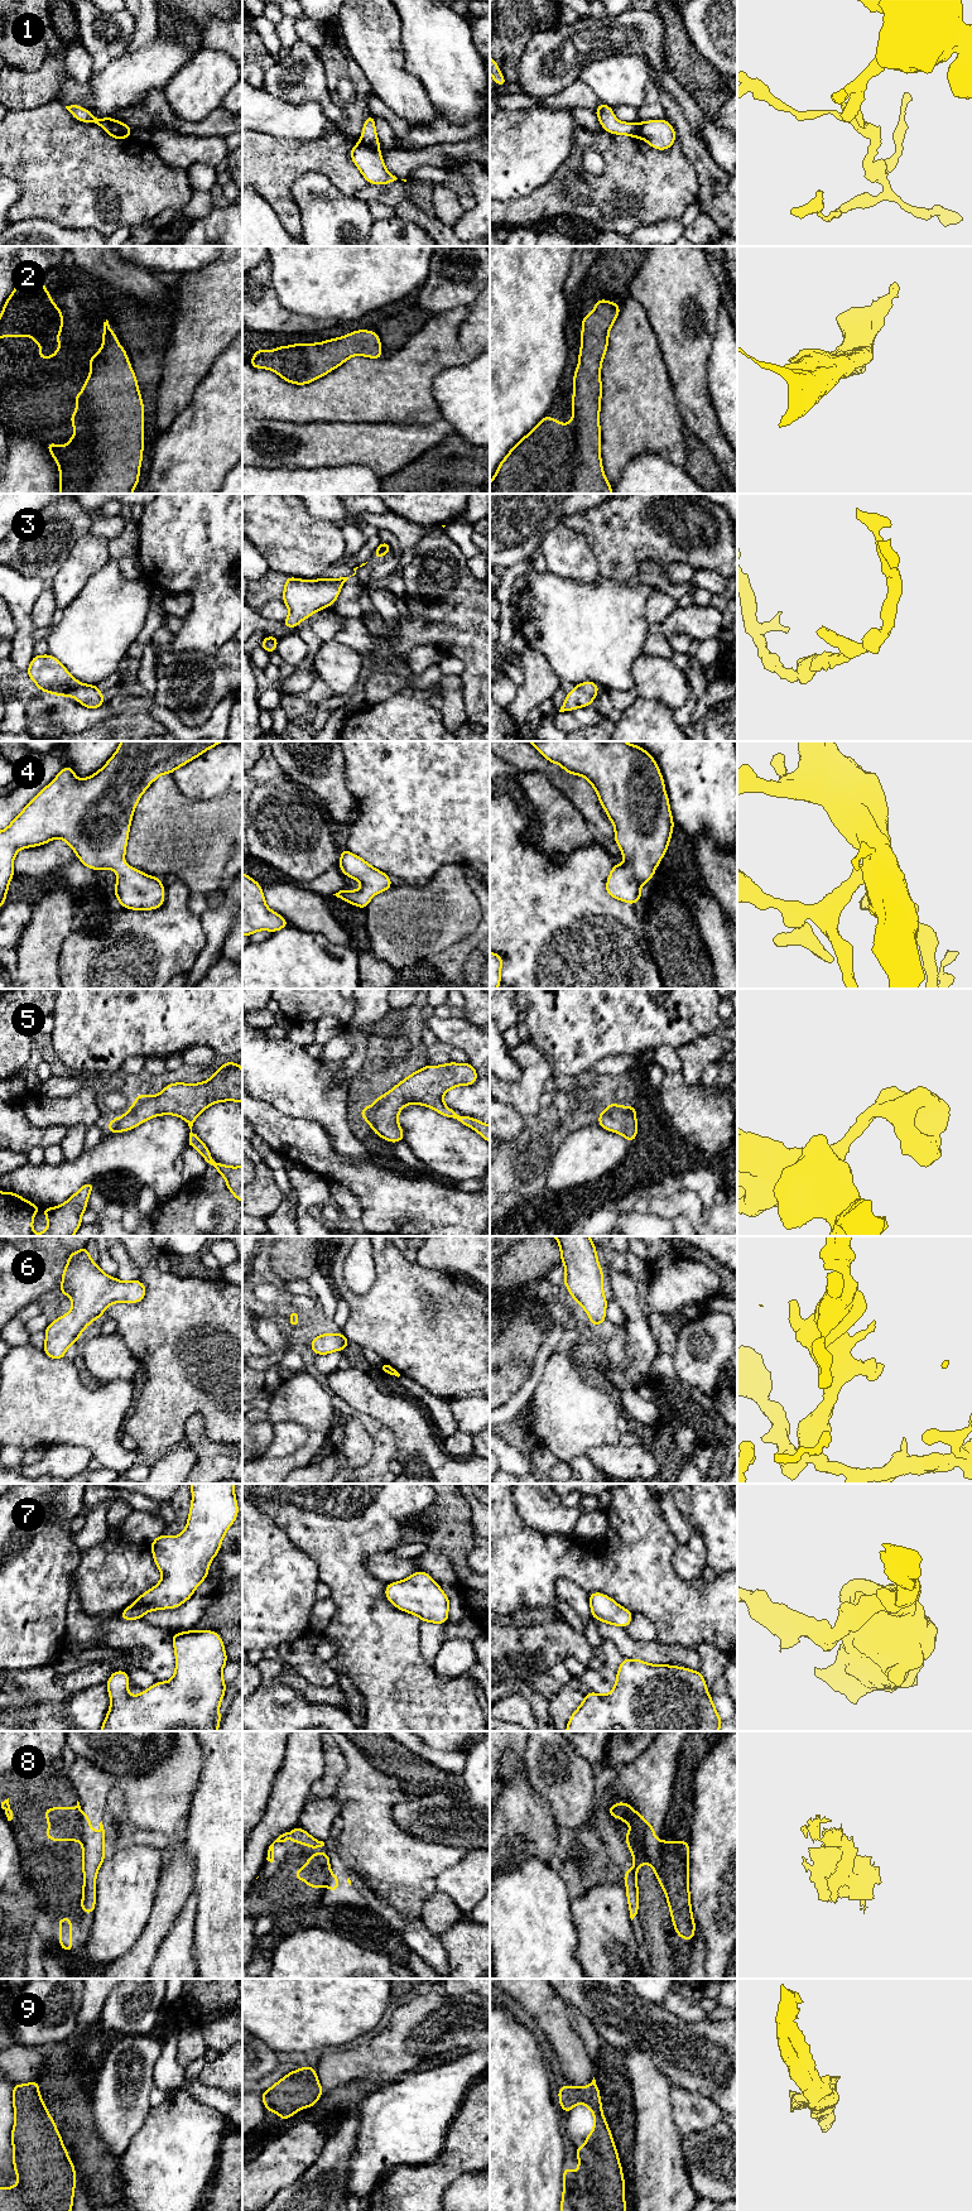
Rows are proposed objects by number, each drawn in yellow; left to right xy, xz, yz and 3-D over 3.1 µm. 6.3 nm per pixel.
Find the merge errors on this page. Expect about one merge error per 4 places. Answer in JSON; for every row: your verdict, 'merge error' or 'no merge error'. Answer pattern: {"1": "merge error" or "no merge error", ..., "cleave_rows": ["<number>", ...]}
{"1": "merge error", "2": "no merge error", "3": "no merge error", "4": "no merge error", "5": "no merge error", "6": "no merge error", "7": "no merge error", "8": "merge error", "9": "no merge error", "cleave_rows": ["1", "8"]}

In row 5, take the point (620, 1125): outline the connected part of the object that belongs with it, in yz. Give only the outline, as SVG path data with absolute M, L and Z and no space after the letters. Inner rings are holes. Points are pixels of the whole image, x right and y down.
M610 1102L608 1106L598 1114L597 1124L603 1129L621 1134L632 1144L639 1131L636 1121L636 1109L632 1106L620 1106Z

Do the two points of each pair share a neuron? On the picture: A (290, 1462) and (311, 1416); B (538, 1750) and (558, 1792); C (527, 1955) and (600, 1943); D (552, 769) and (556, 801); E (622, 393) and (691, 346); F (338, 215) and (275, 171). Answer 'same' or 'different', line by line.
A: same
B: same
C: different
D: different
E: different
F: different

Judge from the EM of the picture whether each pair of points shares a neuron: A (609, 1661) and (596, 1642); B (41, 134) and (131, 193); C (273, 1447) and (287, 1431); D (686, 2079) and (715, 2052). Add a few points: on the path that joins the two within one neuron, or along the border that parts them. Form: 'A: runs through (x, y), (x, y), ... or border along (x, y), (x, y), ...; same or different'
A: border along (604, 1640), (597, 1653), (600, 1664), (590, 1668); different
B: runs through (63, 157), (87, 181), (109, 183); same
C: runs through (277, 1443), (285, 1435); same
D: runs through (693, 2071), (707, 2057); same

